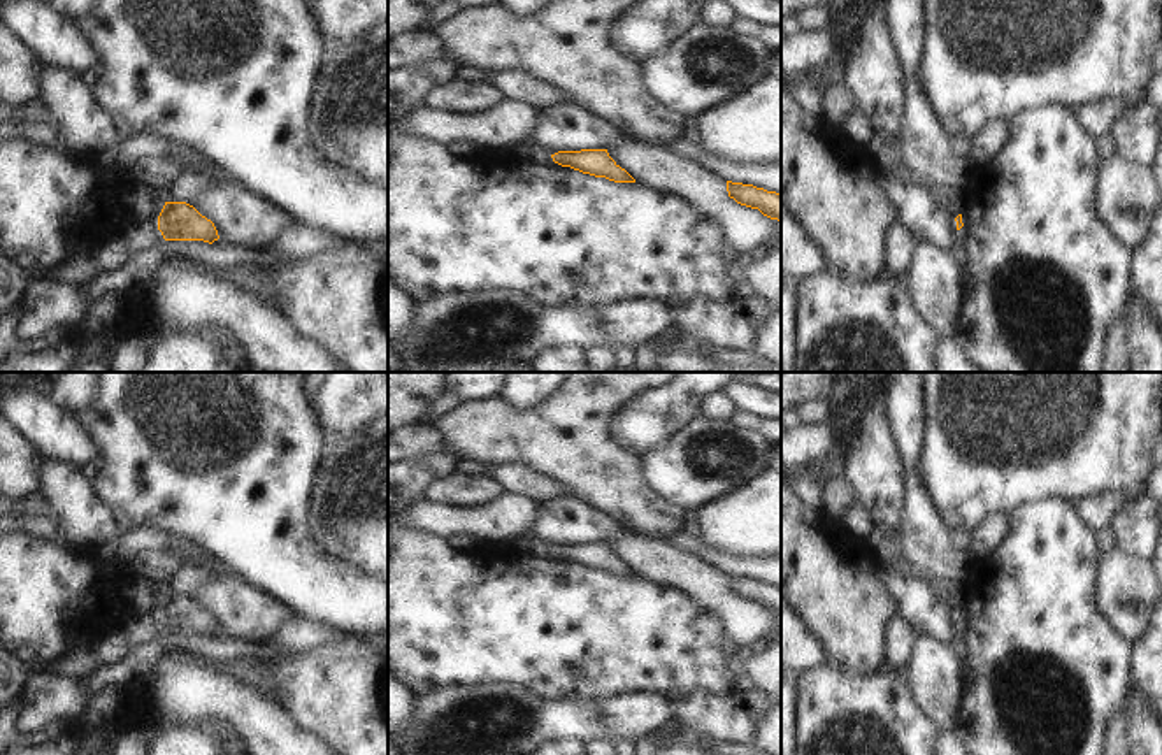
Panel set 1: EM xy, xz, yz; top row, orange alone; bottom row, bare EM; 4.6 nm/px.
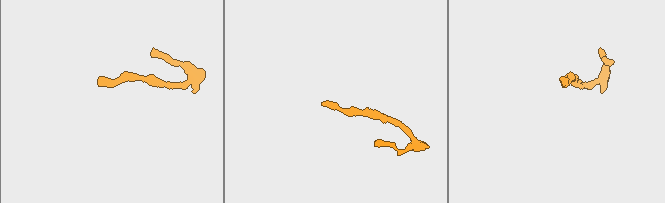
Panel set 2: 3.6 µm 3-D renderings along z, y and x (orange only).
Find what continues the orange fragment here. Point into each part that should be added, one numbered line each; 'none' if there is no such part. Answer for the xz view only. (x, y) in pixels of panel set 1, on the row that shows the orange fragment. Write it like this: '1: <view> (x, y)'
1: xz (529, 151)

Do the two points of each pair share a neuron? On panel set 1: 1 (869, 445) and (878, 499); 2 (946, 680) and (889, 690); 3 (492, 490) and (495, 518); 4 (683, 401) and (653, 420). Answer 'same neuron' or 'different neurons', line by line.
1: same neuron
2: different neurons
3: different neurons
4: same neuron

